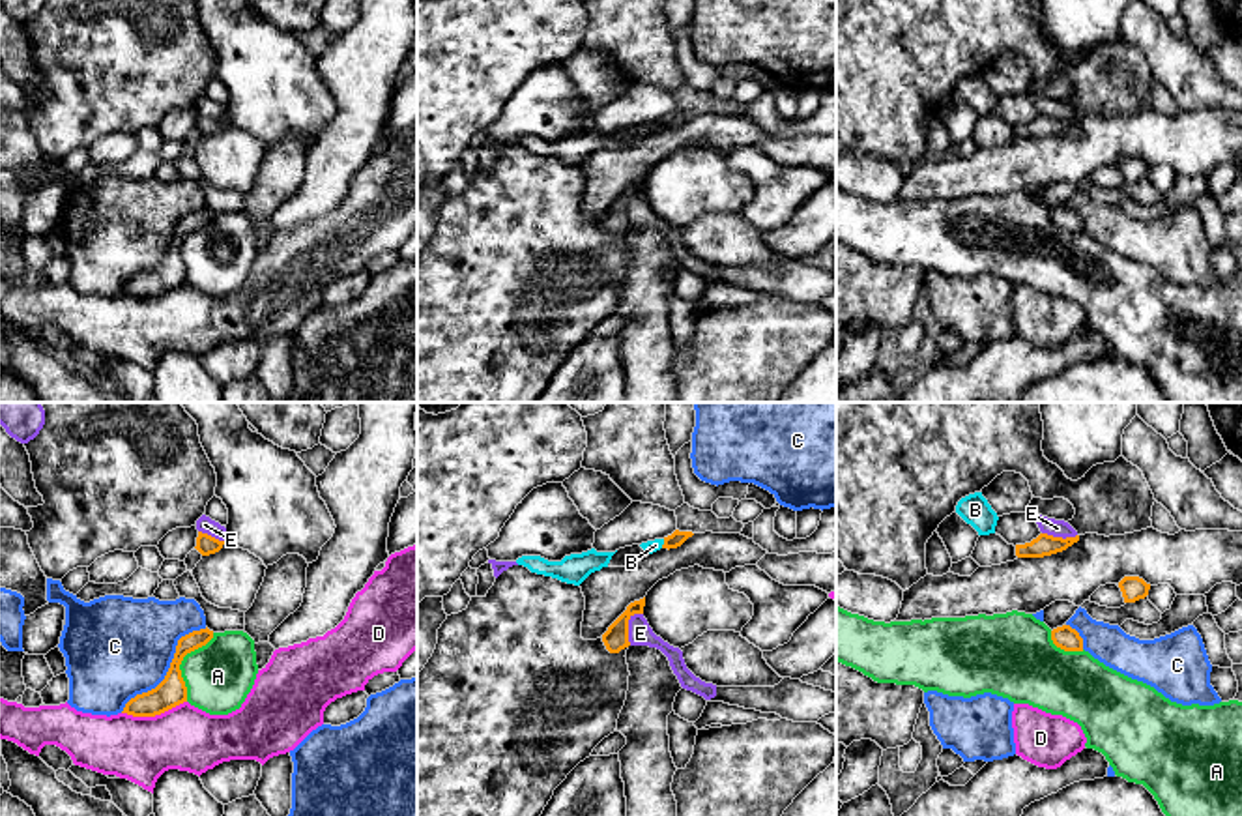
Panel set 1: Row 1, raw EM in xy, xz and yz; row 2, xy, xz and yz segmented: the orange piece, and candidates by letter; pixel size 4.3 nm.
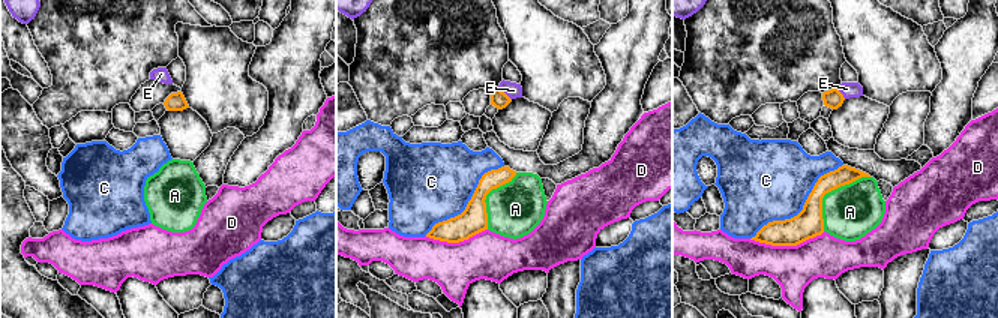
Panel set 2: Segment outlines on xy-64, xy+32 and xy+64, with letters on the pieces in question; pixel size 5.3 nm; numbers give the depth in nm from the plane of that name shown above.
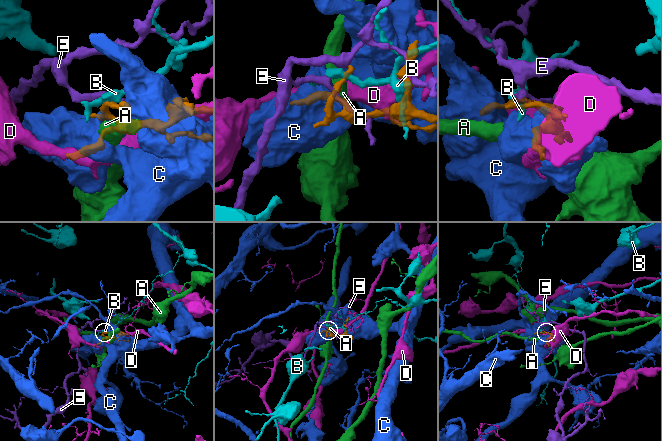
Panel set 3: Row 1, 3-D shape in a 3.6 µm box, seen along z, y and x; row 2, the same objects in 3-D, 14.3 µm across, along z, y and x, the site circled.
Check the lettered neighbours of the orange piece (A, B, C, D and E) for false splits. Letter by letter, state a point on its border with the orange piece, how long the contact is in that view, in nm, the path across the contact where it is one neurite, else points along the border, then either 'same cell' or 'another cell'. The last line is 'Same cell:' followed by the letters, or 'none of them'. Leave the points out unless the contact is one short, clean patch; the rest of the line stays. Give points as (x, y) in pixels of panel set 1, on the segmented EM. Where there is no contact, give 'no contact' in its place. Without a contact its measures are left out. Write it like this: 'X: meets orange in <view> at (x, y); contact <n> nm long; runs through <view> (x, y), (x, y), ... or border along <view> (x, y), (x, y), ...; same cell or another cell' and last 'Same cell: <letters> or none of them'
A: meets orange in xy at (180, 663); contact 320 nm long; border along xy (214, 633), (204, 644), (191, 650), (180, 665), (186, 700); another cell
B: meets orange in xz at (664, 543); contact 40 nm long; border along xz (664, 539), (661, 547); another cell
C: meets orange in xy at (169, 669); contact 500 nm long; another cell
D: meets orange in xy at (154, 715); contact 280 nm long; another cell
E: meets orange in xz at (627, 626); contact 160 nm long; border along xz (642, 612), (629, 620), (629, 644); another cell
Same cell: none of them

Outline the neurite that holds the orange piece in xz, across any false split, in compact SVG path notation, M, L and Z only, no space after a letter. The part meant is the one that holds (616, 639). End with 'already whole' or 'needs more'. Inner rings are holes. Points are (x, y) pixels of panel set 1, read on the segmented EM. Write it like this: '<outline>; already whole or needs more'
M645 597L634 601L627 606L627 610L608 627L602 634L602 642L610 653L619 653L621 649L628 648L628 619L634 614L643 614Z; already whole

